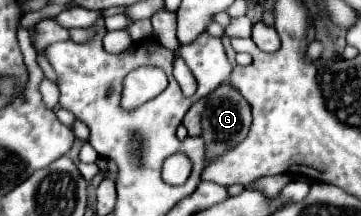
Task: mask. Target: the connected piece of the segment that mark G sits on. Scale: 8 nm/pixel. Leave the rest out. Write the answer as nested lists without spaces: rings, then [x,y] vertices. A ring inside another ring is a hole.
[[[227,83],[217,87],[203,113],[203,141],[207,143],[207,161],[235,147],[247,137],[251,125],[249,103]]]

